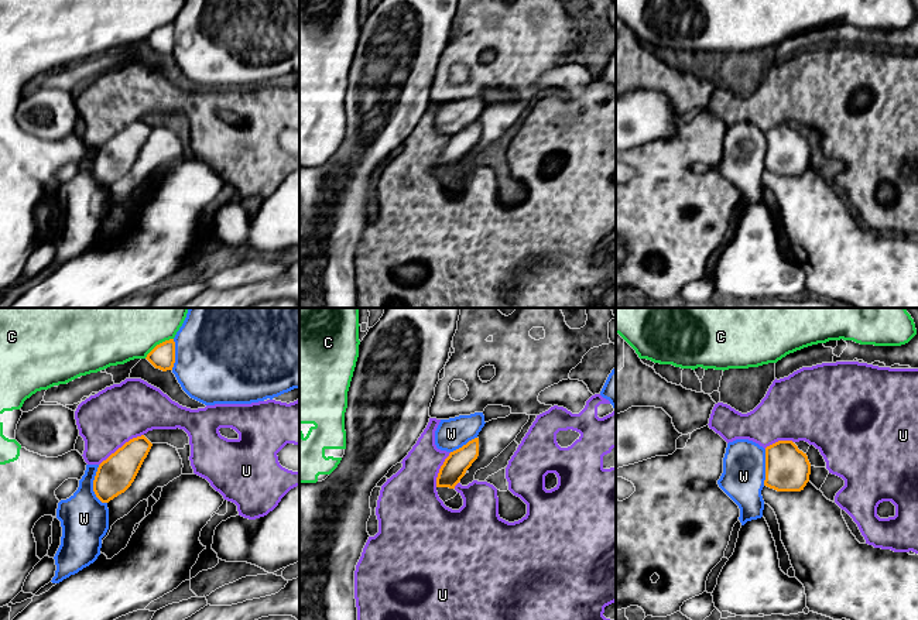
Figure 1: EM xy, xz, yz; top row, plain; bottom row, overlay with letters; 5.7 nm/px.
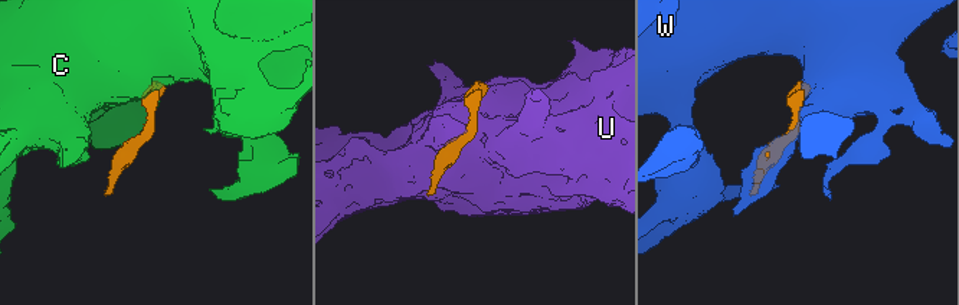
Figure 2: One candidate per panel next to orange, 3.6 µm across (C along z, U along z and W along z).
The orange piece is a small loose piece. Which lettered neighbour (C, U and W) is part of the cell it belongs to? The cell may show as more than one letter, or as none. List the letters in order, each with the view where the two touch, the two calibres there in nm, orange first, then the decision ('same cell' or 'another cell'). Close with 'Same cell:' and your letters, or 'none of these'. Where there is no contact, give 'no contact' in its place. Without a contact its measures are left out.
C: contact in xy; calibres 140 and 280 nm; another cell
U: contact in xy; calibres 200 and 320 nm; another cell
W: contact in xy; calibres 200 and 280 nm; same cell
Same cell: W

